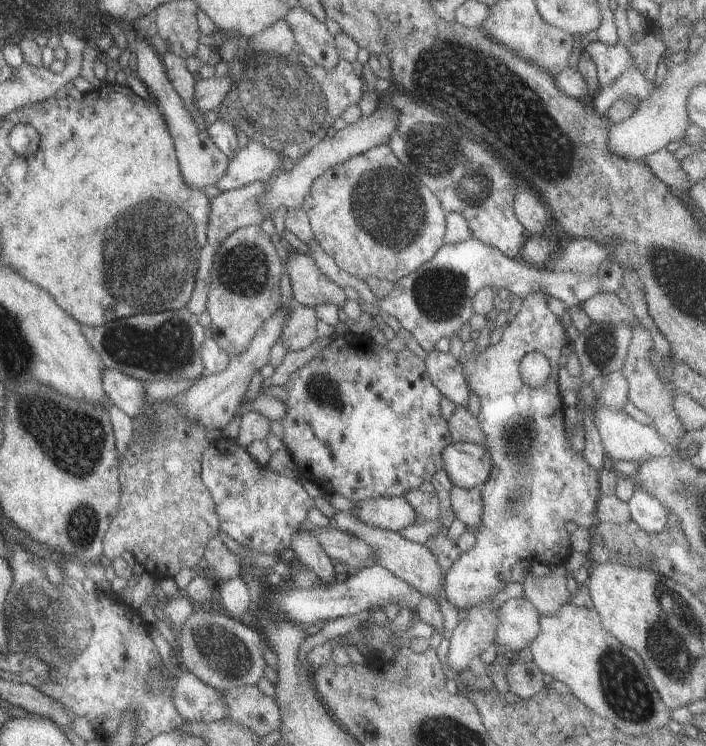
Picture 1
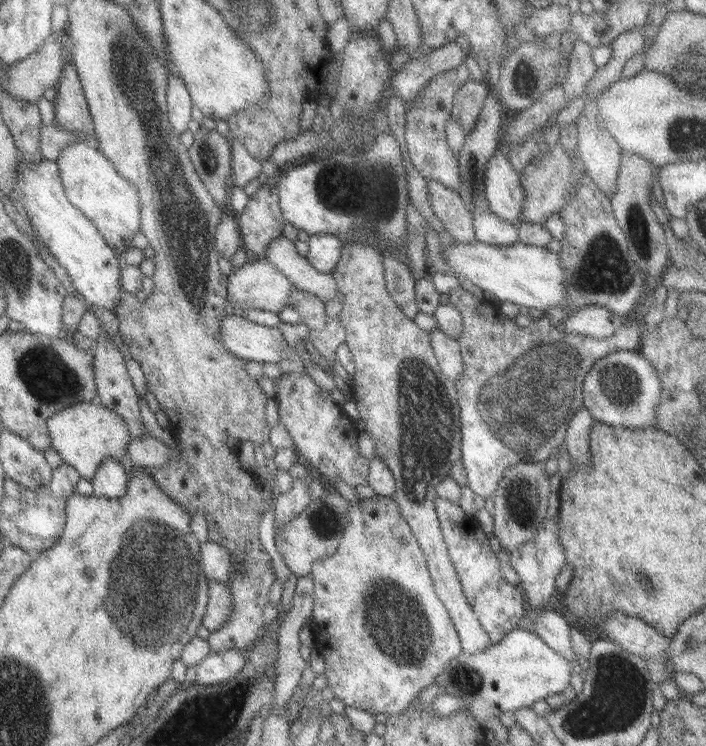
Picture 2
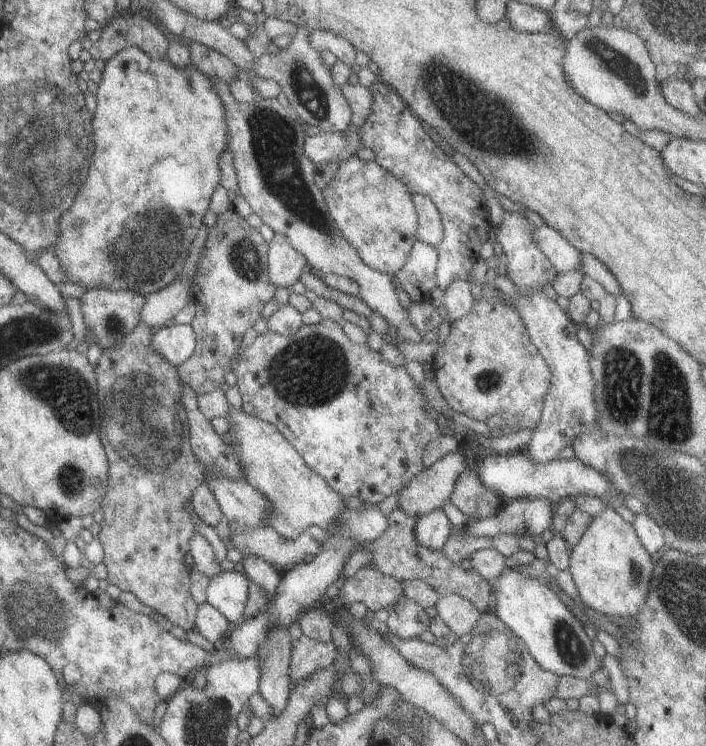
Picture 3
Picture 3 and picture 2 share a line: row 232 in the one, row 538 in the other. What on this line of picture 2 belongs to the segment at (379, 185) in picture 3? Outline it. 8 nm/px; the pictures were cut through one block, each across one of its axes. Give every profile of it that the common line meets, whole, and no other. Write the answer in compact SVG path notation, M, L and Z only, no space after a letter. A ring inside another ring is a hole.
M377 496L359 504L349 502L347 524L341 530L335 554L313 562L309 578L315 586L313 616L327 614L327 622L317 630L315 646L325 660L327 688L345 706L371 714L401 714L421 690L433 686L443 666L461 654L455 626L433 590L425 554L391 498Z

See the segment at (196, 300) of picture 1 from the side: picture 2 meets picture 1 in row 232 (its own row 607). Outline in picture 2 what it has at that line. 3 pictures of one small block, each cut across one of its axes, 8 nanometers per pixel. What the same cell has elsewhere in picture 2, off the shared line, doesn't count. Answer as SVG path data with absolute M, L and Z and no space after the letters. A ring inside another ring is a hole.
M207 582L207 588L209 588L209 594L207 594L209 600L207 600L207 610L203 614L203 620L201 620L201 628L207 628L209 632L215 632L229 618L233 602L231 602L231 594L229 594L227 584Z

